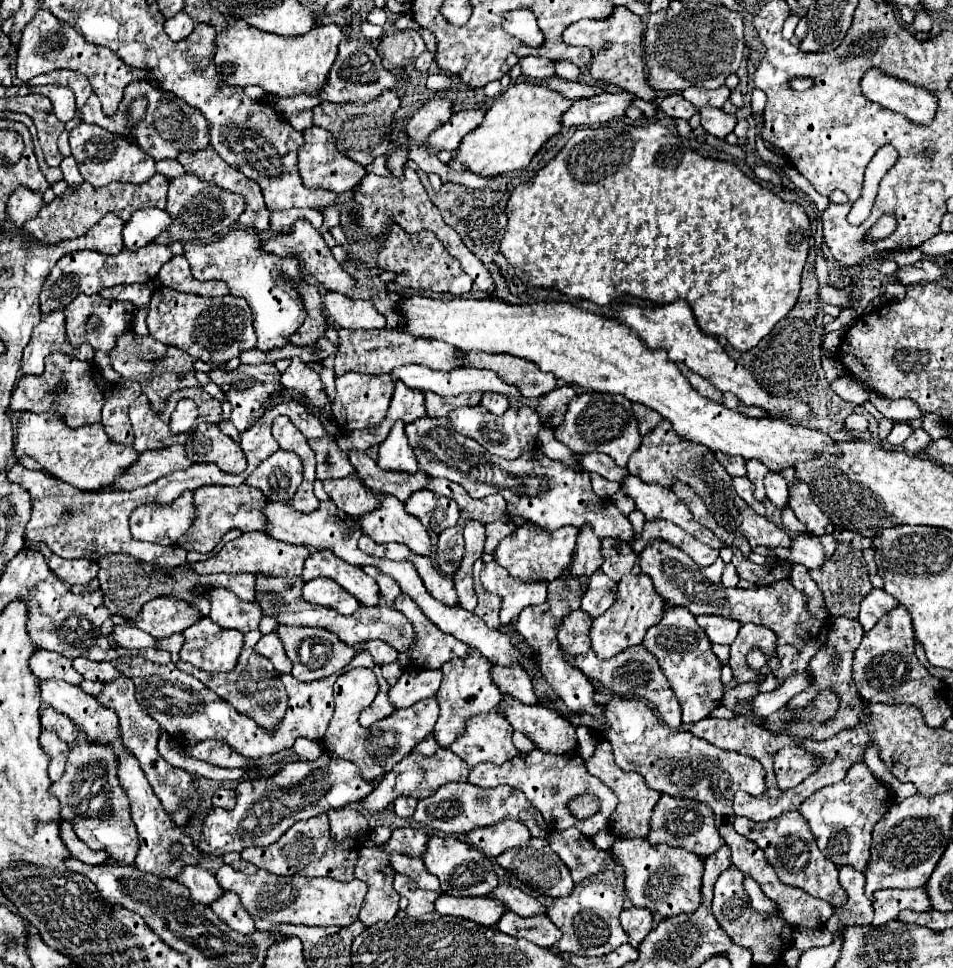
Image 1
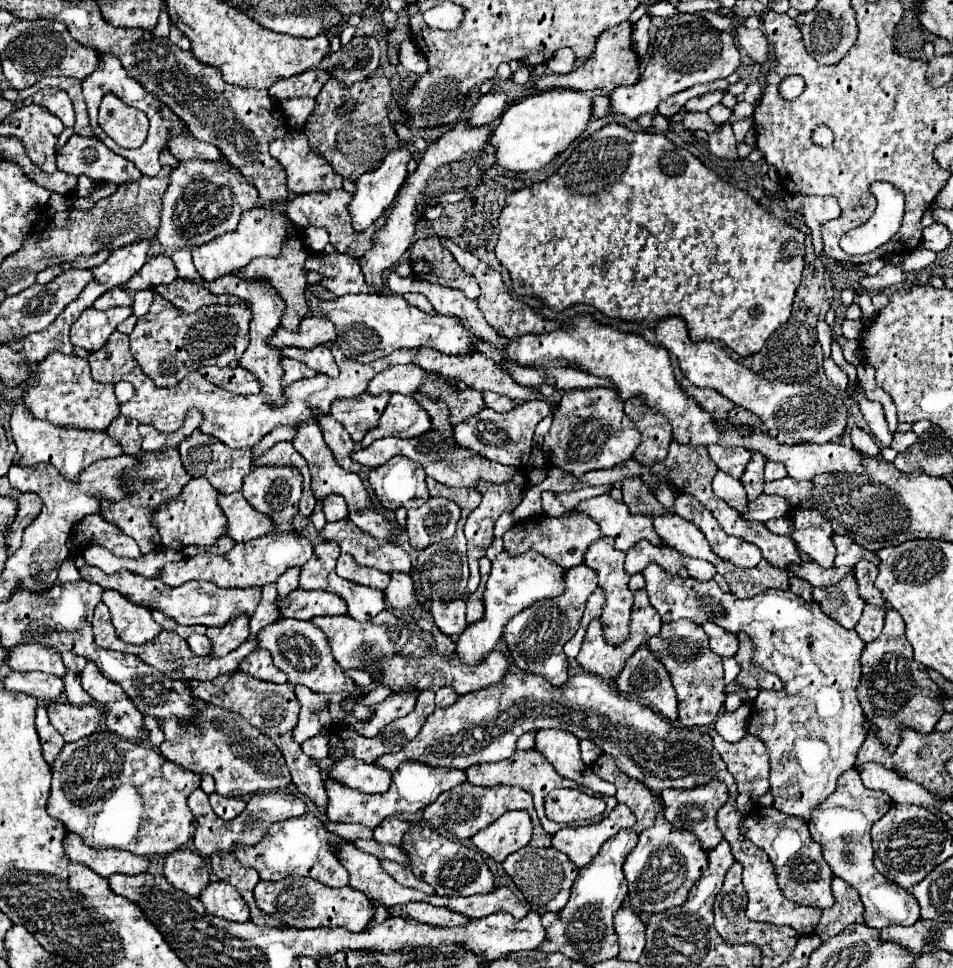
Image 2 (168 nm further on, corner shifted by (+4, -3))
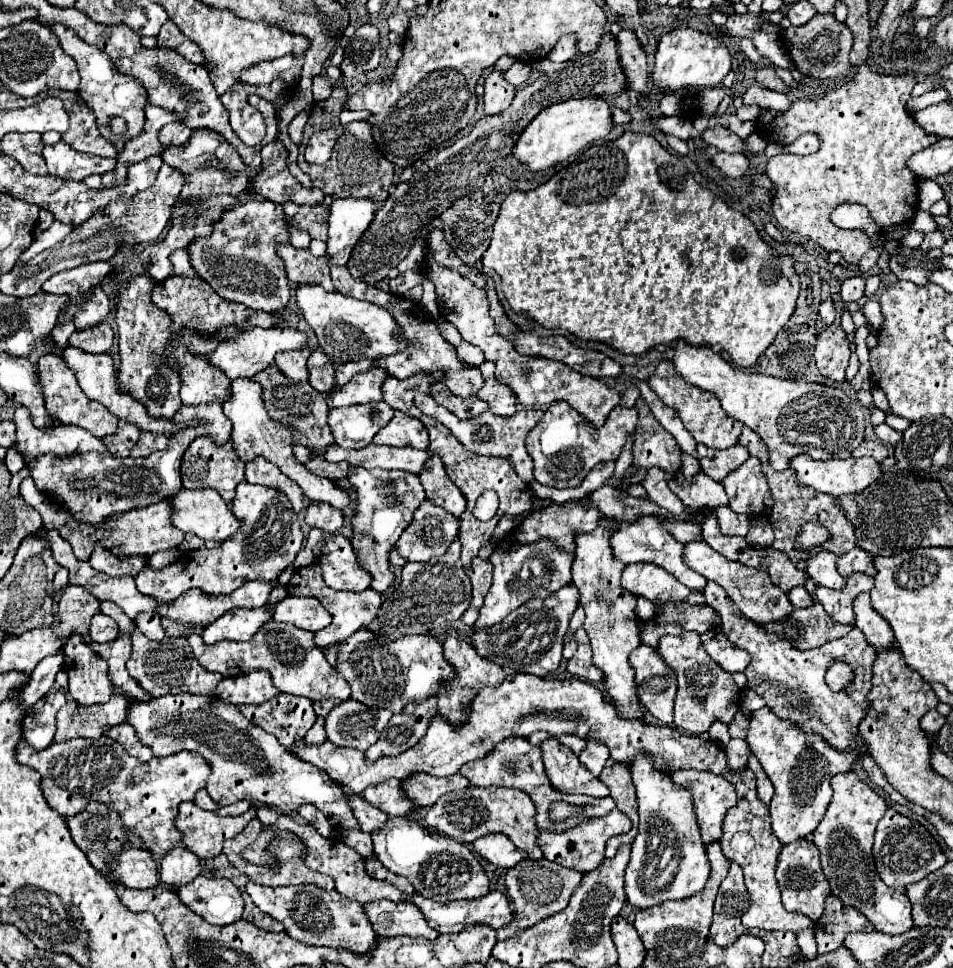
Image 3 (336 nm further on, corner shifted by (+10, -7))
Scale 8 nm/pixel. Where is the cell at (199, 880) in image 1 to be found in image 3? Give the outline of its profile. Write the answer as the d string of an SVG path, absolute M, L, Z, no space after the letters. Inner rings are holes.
M177 846L163 856L159 878L169 888L177 888L195 880L201 874L201 870L203 870L201 860L185 846Z

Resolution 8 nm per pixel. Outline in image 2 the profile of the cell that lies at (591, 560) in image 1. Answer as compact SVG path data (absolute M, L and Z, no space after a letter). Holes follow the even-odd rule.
M579 564L567 570L563 594L535 602L517 616L513 616L503 630L503 640L509 648L513 664L521 670L543 676L553 686L563 686L567 682L567 656L563 654L563 646L577 632L585 610L585 602L595 588L597 588L595 572L585 564Z

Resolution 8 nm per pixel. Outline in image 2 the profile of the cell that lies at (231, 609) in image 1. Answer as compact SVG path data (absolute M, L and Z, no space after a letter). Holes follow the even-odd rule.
M69 552L69 558L77 564L79 574L83 580L99 584L101 588L111 588L117 590L119 594L123 594L131 604L137 606L145 606L147 610L159 610L163 614L167 614L169 618L177 620L177 624L183 626L193 626L193 624L203 624L203 626L223 626L227 624L233 616L239 614L253 614L259 600L261 600L261 588L231 588L231 590L223 590L211 582L187 582L183 586L177 588L169 588L167 584L163 584L157 578L145 578L133 572L117 572L117 574L105 574L95 566L85 564L83 554L75 554Z

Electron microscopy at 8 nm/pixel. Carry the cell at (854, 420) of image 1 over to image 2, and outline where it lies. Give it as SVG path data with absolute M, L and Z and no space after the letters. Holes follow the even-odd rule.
M857 426L851 428L851 442L853 442L853 448L855 448L855 450L863 452L863 454L869 456L869 458L879 456L879 452L881 452L879 444L877 444L867 432L863 432L863 430L857 428Z

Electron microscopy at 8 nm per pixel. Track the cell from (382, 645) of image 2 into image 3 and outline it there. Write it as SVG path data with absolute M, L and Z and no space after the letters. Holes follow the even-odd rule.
M367 628L339 642L335 670L351 684L353 700L375 708L389 708L393 714L399 714L407 704L419 704L425 698L437 696L441 686L457 678L455 668L443 656L441 642L433 636L421 634L387 640Z

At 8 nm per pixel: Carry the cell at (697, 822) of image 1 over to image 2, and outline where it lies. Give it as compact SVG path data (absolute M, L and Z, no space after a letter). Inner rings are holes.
M711 780L709 784L703 784L701 788L691 788L691 790L667 788L661 792L661 796L665 802L665 818L675 828L685 828L685 830L693 832L701 840L703 850L713 850L723 840L723 834L719 832L719 828L715 824L715 816L717 816L719 808L727 802L729 790L721 780Z

